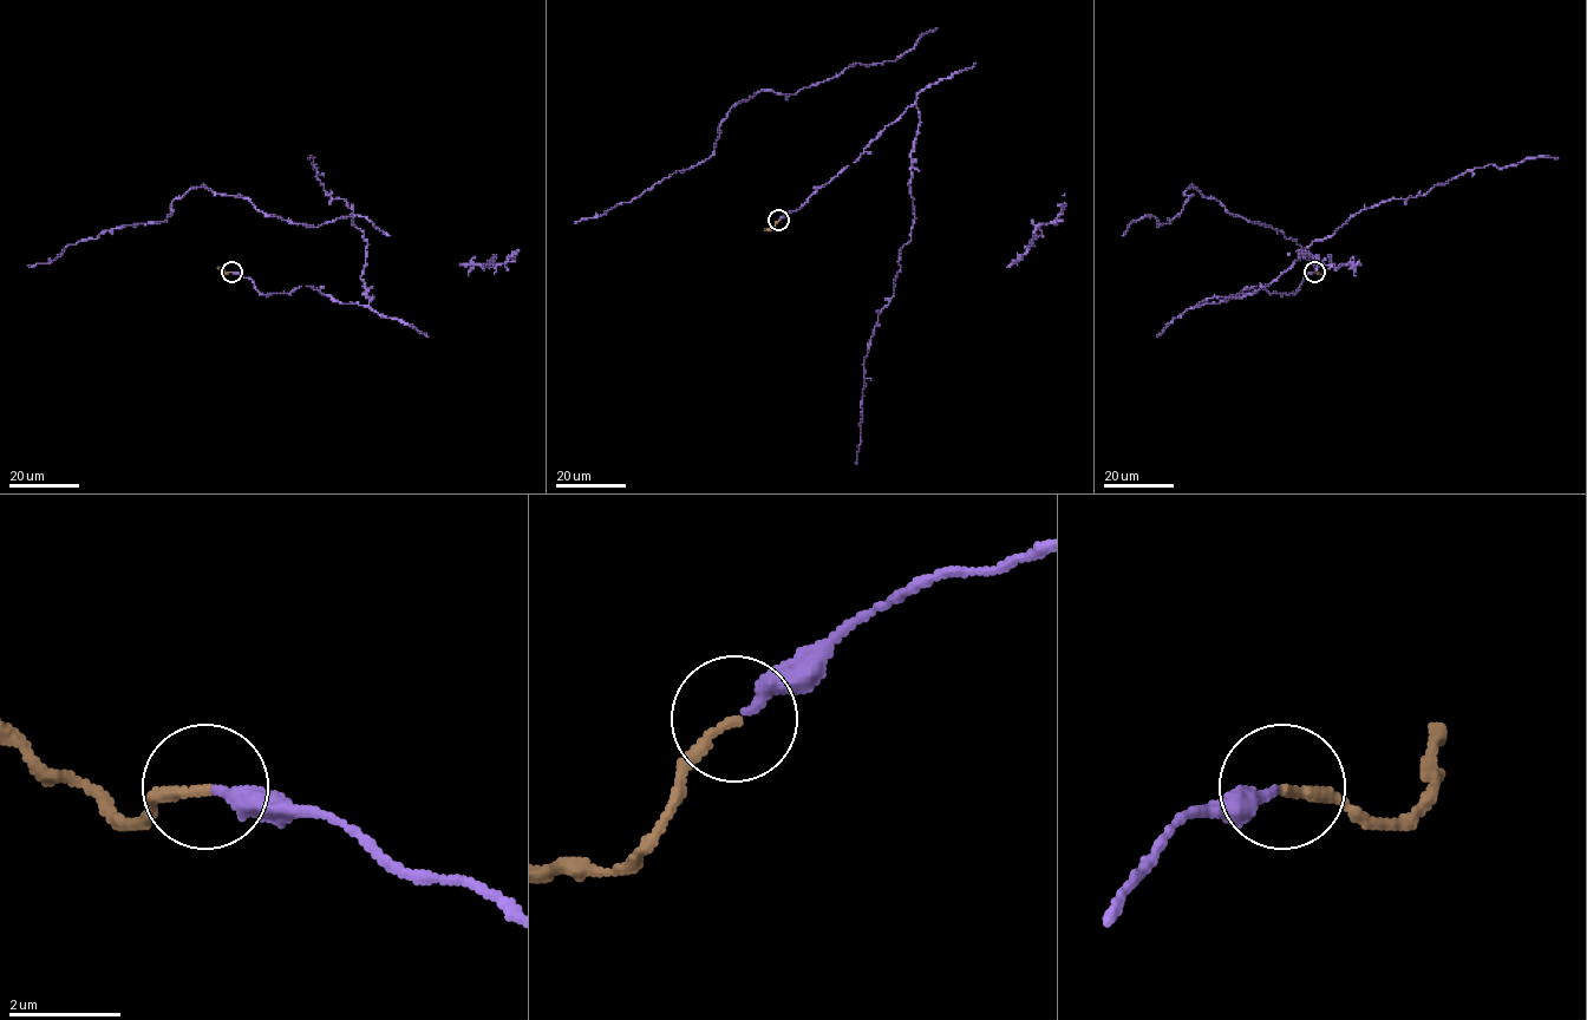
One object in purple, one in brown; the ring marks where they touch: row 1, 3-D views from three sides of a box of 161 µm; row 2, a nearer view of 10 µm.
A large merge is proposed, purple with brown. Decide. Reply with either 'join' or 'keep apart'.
join

